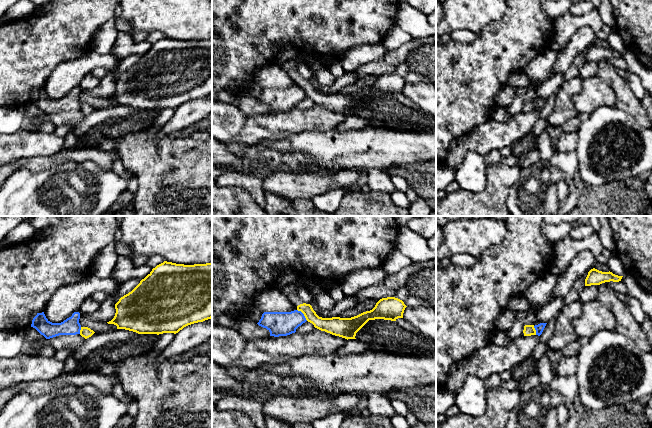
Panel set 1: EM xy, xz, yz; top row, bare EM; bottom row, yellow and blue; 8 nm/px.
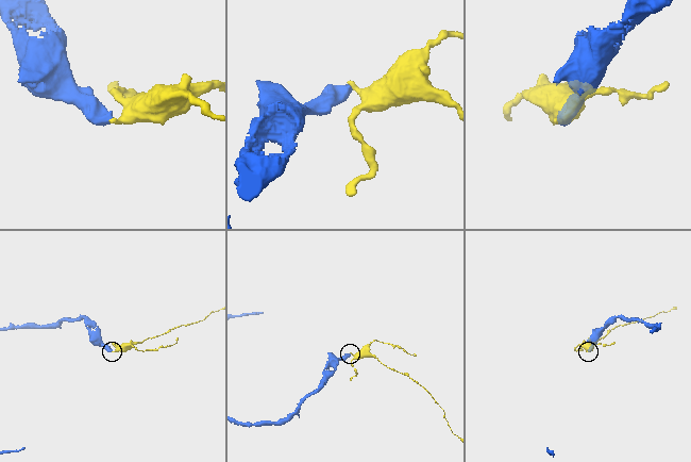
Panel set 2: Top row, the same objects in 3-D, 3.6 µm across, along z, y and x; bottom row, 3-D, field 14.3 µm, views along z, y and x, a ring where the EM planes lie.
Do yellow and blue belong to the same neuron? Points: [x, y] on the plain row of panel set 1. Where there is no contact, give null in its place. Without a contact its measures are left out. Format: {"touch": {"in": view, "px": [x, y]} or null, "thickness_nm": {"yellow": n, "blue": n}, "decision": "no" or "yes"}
{"touch": {"in": "xz", "px": [303, 89]}, "thickness_nm": {"yellow": 130, "blue": 190}, "decision": "no"}

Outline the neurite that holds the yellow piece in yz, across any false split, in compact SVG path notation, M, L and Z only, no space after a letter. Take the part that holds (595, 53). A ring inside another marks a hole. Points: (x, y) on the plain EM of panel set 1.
M593 44L588 48L588 51L585 55L585 62L600 61L610 57L619 58L621 57L622 53L623 52L615 51L610 47L602 48Z

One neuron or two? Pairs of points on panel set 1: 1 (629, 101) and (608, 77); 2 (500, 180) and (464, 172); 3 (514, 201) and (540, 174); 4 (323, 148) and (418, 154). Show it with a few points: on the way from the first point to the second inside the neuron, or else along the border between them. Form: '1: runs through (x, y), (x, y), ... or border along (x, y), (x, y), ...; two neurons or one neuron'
1: runs through (624, 95), (614, 83); one neuron
2: border along (487, 165), (485, 187), (478, 192), (465, 190); two neurons
3: runs through (519, 192), (523, 180), (531, 174); one neuron
4: runs through (347, 149), (394, 150); one neuron

